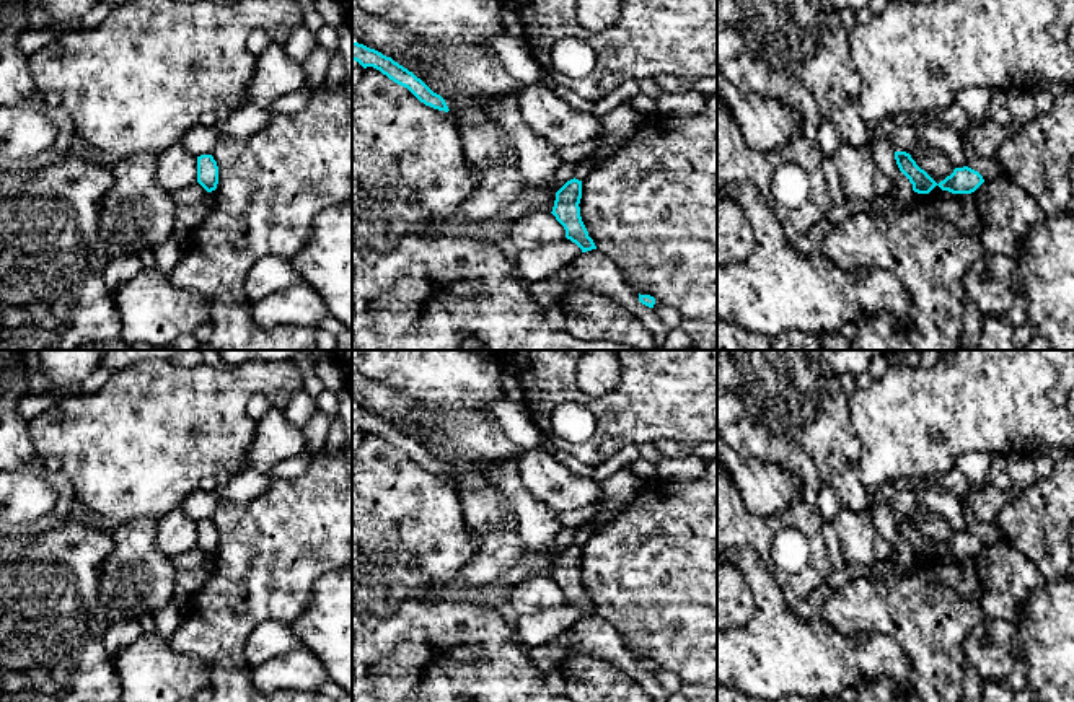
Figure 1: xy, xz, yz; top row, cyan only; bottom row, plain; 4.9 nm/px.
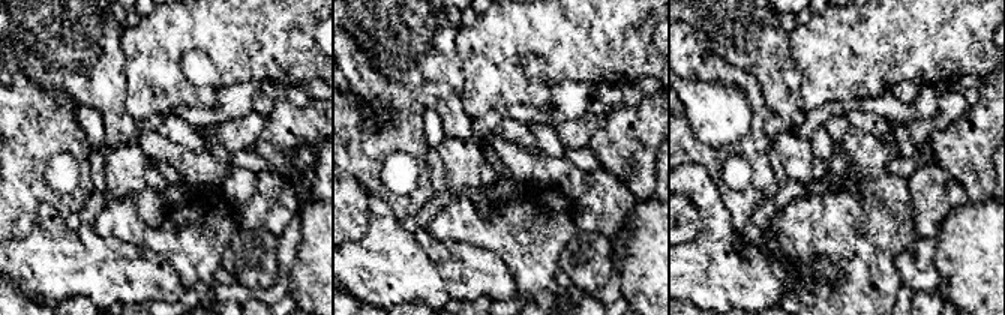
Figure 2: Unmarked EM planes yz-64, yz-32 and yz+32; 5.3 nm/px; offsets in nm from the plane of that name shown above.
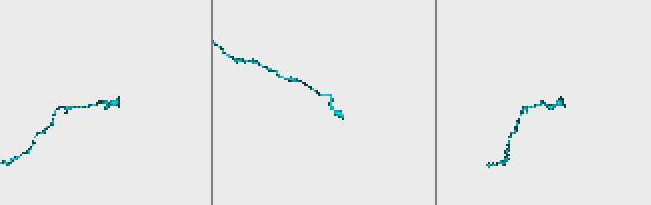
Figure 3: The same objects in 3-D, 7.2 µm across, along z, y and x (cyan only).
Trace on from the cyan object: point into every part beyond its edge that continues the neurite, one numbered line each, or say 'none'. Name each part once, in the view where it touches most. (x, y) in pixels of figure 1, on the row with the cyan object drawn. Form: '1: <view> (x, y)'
none

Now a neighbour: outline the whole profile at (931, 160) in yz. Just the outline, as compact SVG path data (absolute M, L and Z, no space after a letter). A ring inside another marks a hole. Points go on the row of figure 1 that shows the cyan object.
M918 145L909 155L937 184L955 169L944 153L931 145Z

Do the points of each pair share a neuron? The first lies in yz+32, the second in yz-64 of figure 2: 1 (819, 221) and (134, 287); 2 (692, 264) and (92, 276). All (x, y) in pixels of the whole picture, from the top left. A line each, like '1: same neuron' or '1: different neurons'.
1: different neurons
2: same neuron

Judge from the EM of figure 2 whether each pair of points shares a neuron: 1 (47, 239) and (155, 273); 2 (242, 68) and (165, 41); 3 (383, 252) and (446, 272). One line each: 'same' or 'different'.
1: same
2: same
3: same

